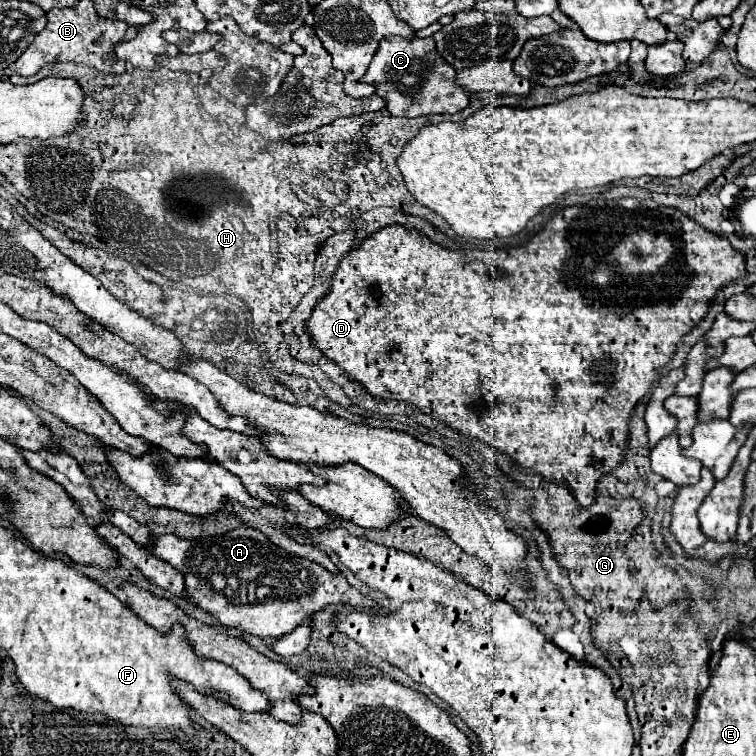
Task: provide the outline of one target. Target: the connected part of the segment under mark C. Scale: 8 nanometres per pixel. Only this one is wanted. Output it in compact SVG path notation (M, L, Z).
M413 36L411 40L405 38L383 38L379 42L377 54L371 60L371 66L367 74L361 78L365 84L375 86L375 94L387 100L387 110L393 116L405 116L405 118L415 118L415 116L427 116L427 114L455 114L469 104L467 92L455 84L455 70L437 54L433 38L417 38Z

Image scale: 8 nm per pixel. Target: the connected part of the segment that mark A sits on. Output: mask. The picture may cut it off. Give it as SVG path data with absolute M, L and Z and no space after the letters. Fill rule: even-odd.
M239 526L219 538L181 540L173 534L167 534L153 540L151 552L183 572L191 602L221 620L225 628L241 634L281 638L329 604L379 608L373 598L363 596L349 586L343 574L333 576L323 566L281 550L259 530L247 526Z

